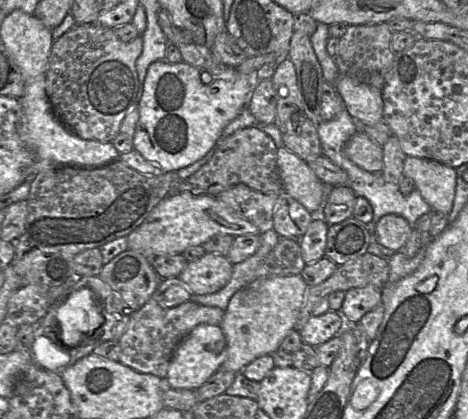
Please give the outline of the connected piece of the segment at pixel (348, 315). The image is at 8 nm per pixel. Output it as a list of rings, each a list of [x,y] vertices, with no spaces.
[[[373,285],[351,288],[345,292],[339,312],[348,325],[355,325],[359,323],[363,315],[381,304],[381,295],[382,289]]]

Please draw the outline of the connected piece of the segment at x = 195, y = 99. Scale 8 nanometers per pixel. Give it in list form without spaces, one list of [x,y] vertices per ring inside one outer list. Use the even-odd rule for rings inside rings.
[[[275,54],[248,57],[236,67],[237,77],[228,81],[212,77],[210,83],[201,80],[202,70],[187,64],[168,63],[158,60],[150,64],[144,81],[143,93],[138,104],[139,119],[133,138],[133,149],[146,160],[160,167],[164,172],[176,172],[202,159],[215,145],[224,128],[234,120],[244,107],[248,106],[251,92],[254,91],[258,79],[256,73],[265,64],[275,64]]]

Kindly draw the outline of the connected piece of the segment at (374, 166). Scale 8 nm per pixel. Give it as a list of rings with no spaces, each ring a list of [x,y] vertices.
[[[356,132],[344,146],[345,155],[360,168],[381,173],[383,169],[383,148],[364,132]]]

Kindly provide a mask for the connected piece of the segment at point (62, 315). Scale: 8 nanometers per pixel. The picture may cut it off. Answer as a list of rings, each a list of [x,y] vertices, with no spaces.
[[[87,287],[71,292],[56,310],[58,339],[75,348],[88,339],[104,322],[102,305],[96,293]]]

